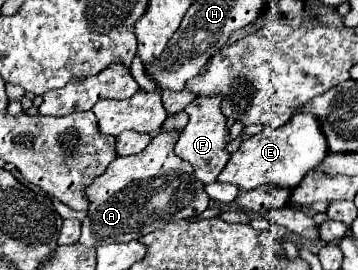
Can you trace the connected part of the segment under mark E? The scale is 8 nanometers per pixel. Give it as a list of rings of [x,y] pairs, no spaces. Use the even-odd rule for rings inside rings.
[[[297,112],[285,126],[275,130],[263,126],[259,134],[243,140],[219,174],[219,182],[235,184],[241,190],[253,190],[263,184],[293,188],[305,178],[305,174],[315,170],[323,156],[327,156],[327,140],[323,140],[323,132],[319,132],[319,120],[311,114]]]

